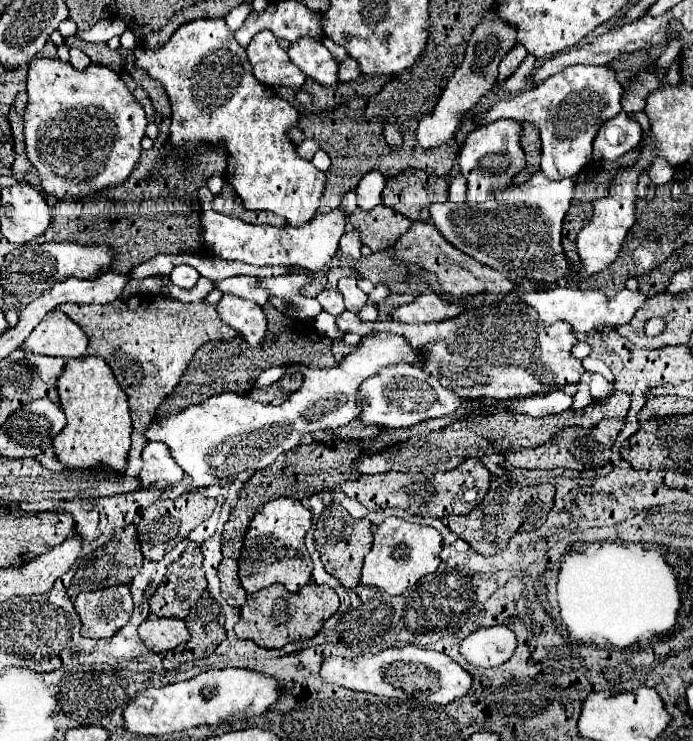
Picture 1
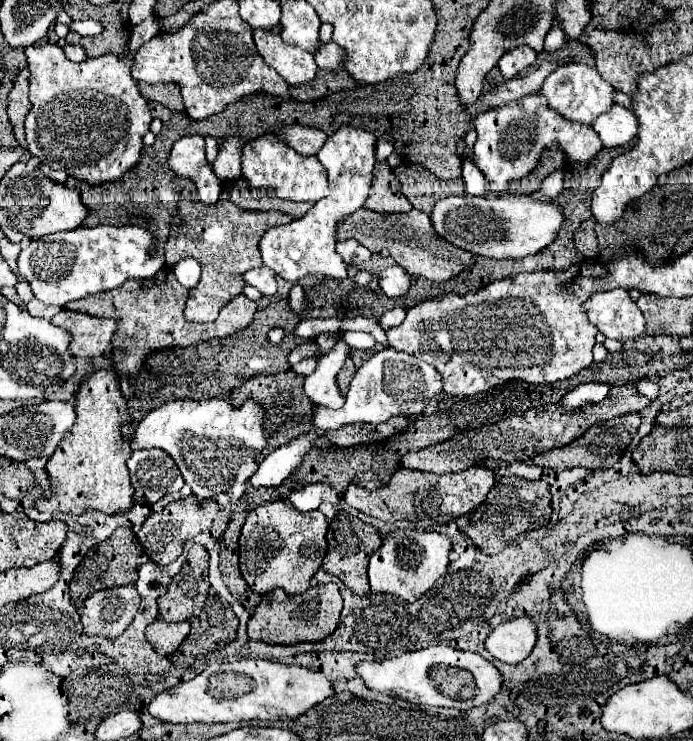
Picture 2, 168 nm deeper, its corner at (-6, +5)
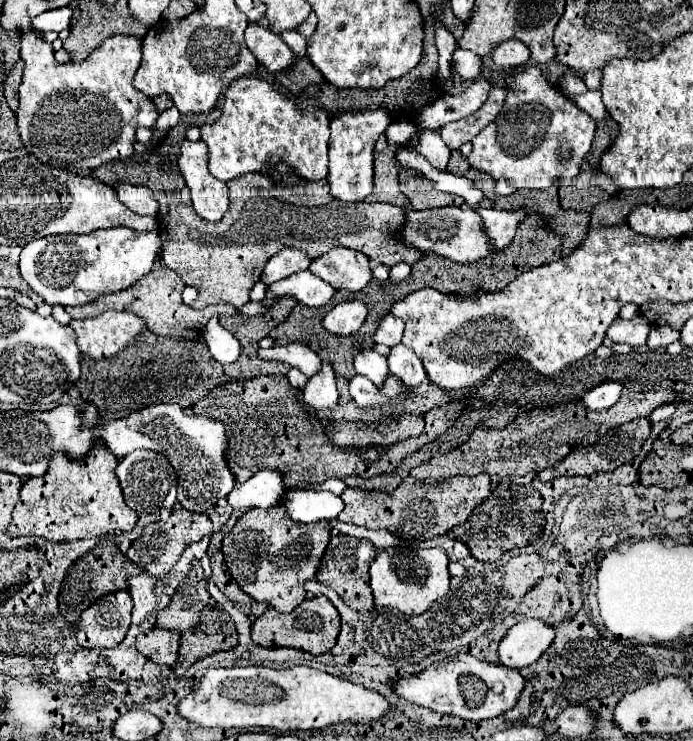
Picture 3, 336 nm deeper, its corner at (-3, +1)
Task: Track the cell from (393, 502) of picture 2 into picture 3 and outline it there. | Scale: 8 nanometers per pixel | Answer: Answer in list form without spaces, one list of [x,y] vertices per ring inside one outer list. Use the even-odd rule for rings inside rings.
[[[480,473],[476,477],[452,477],[442,481],[418,481],[406,477],[404,483],[394,493],[382,491],[364,491],[346,487],[342,493],[344,509],[338,515],[338,521],[360,525],[366,529],[388,529],[400,539],[432,539],[448,533],[452,527],[466,523],[472,509],[486,501],[490,495],[490,477]]]

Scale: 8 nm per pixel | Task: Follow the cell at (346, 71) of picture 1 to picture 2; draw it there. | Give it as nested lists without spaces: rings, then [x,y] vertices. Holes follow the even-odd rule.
[[[325,43],[323,49],[315,51],[315,63],[319,69],[329,69],[329,71],[339,71],[347,63],[347,55],[343,47],[337,47],[337,43]]]

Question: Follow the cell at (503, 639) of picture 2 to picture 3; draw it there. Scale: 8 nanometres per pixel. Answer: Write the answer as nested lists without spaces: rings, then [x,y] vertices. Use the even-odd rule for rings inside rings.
[[[526,619],[516,623],[500,641],[500,663],[520,669],[536,663],[554,641],[554,631],[540,619]]]

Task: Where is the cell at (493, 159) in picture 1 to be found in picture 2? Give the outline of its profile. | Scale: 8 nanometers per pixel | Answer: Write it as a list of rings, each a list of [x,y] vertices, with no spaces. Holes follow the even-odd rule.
[[[539,93],[495,109],[491,119],[475,119],[475,129],[477,141],[473,147],[473,161],[489,181],[489,191],[495,193],[505,191],[509,181],[529,175],[539,161],[541,149],[545,147],[557,143],[567,153],[569,161],[589,161],[603,147],[591,127],[563,119],[557,111],[551,111],[547,103],[543,103]]]

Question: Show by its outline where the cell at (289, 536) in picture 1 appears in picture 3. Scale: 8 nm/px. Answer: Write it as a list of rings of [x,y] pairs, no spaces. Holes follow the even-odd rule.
[[[282,505],[268,509],[254,507],[236,521],[228,535],[224,535],[222,553],[230,575],[244,593],[254,601],[264,601],[282,613],[290,613],[306,597],[304,583],[316,575],[328,541],[328,521],[302,525],[292,521]]]

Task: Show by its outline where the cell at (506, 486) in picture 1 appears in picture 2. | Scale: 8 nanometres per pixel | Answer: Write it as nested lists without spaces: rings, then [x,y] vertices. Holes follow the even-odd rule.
[[[529,459],[517,463],[503,463],[495,467],[495,485],[489,491],[489,497],[471,513],[455,519],[459,531],[465,533],[475,545],[489,555],[503,551],[517,535],[533,529],[547,527],[553,513],[553,495],[551,479],[553,471],[535,467]]]

